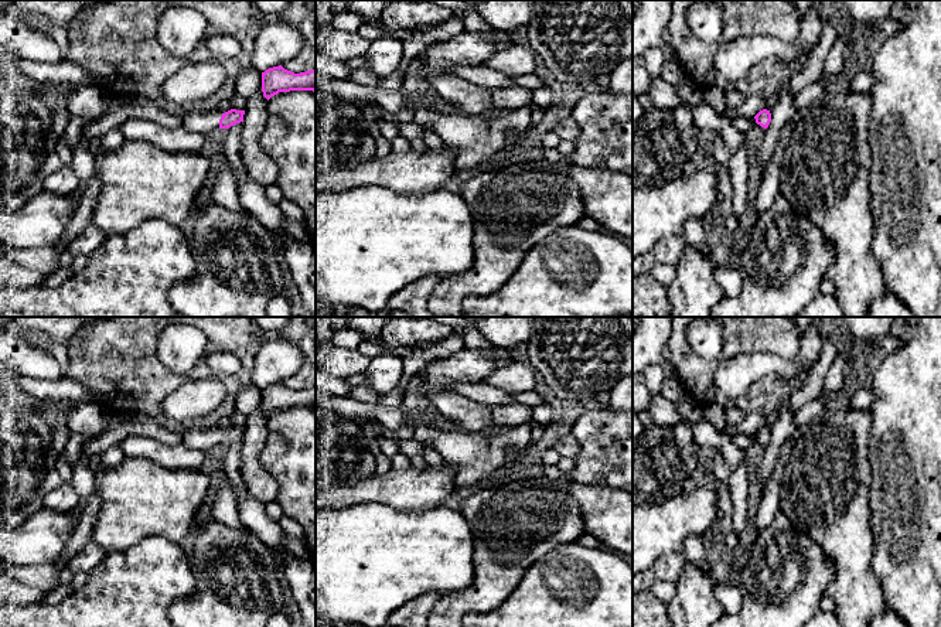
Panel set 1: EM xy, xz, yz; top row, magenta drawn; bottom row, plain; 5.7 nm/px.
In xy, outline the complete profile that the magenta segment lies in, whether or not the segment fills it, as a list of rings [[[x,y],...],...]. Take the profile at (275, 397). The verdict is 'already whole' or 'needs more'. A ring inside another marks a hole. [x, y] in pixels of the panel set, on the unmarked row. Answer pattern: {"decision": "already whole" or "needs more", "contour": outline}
{"decision": "already whole", "contour": [[[279,382],[262,389],[262,409],[267,418],[279,409],[290,408],[316,409],[316,386],[294,391]]]}

